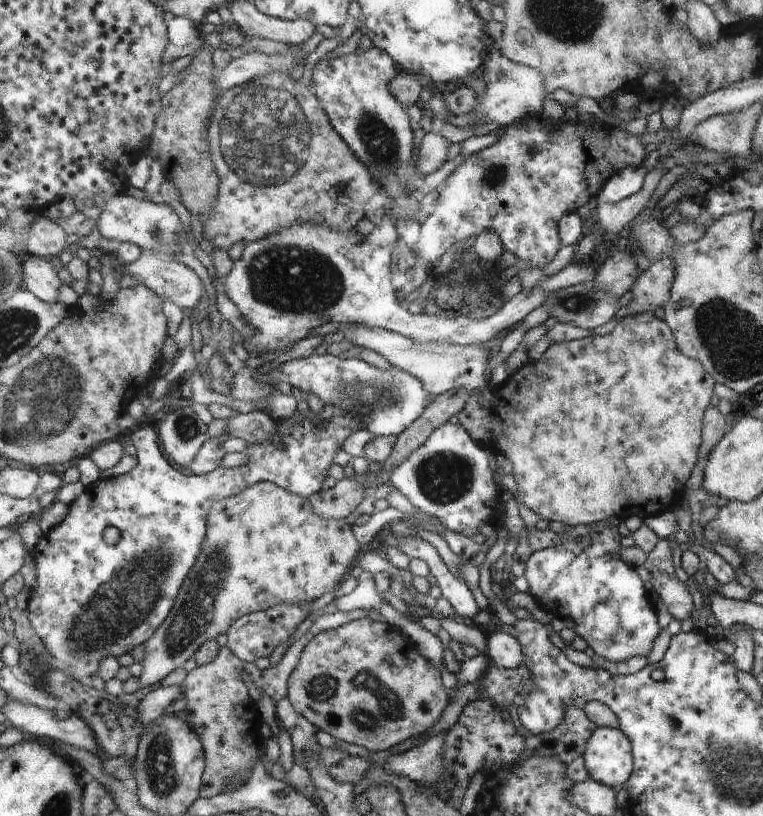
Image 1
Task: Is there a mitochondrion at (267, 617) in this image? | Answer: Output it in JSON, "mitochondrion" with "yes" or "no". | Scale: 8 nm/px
{"mitochondrion":"no"}

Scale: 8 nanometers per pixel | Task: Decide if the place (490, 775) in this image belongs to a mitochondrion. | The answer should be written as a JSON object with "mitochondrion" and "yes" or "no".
{"mitochondrion":"no"}

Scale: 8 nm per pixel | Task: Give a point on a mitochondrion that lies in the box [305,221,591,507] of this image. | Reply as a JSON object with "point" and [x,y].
{"point":[386,394]}

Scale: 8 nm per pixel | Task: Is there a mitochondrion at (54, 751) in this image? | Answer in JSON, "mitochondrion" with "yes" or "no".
{"mitochondrion":"no"}

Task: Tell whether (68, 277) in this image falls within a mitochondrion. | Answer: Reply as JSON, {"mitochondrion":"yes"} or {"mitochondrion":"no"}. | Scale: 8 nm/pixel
{"mitochondrion":"no"}

